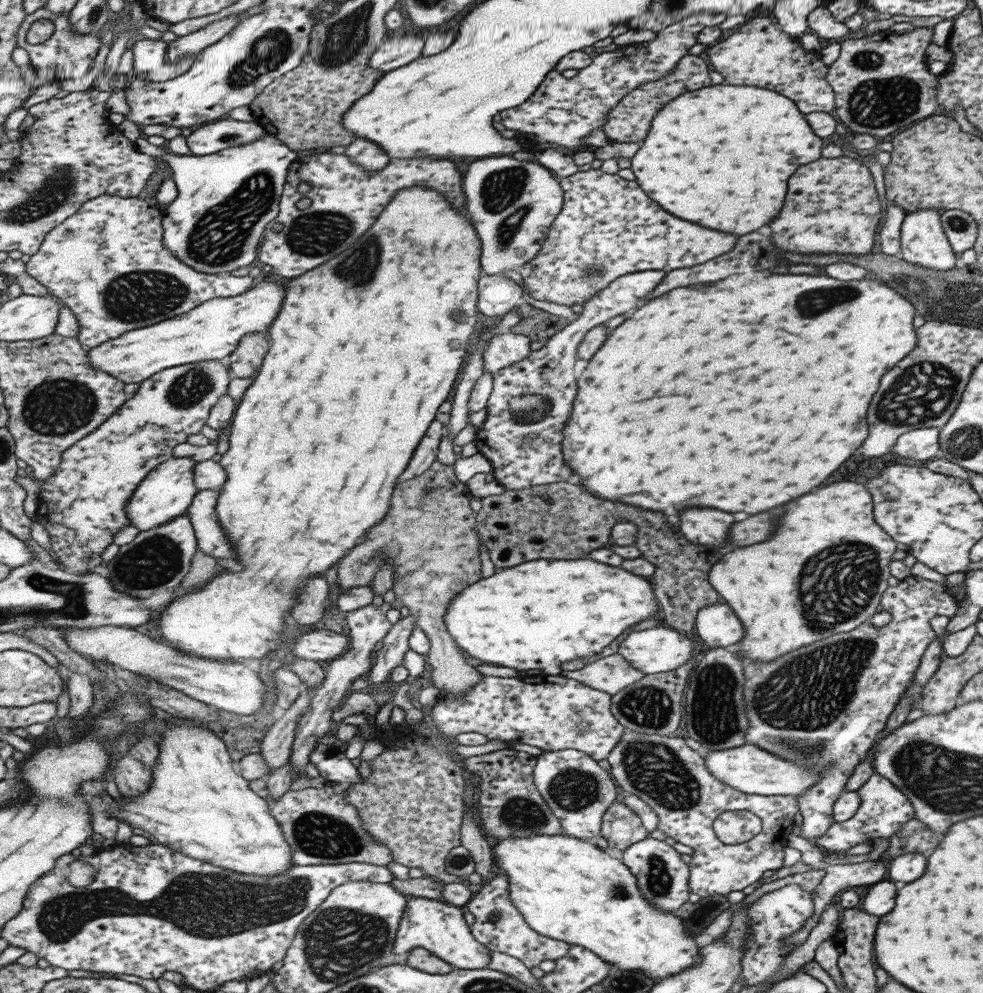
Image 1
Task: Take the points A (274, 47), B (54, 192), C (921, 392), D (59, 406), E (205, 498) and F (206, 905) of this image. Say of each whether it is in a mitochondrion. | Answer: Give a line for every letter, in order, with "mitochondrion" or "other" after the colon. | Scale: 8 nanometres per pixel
A: mitochondrion
B: mitochondrion
C: mitochondrion
D: mitochondrion
E: other
F: mitochondrion

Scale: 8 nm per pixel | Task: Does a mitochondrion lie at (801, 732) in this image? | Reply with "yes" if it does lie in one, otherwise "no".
yes

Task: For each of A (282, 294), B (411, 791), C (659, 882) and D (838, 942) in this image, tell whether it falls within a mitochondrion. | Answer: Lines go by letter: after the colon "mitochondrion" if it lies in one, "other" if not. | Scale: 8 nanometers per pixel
A: other
B: other
C: mitochondrion
D: other

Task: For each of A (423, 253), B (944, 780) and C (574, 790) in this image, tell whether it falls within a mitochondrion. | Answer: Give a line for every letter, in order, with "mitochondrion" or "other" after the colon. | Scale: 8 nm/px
A: other
B: mitochondrion
C: mitochondrion

